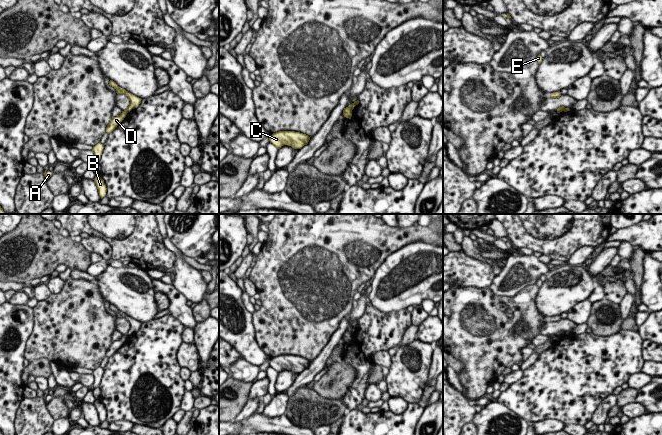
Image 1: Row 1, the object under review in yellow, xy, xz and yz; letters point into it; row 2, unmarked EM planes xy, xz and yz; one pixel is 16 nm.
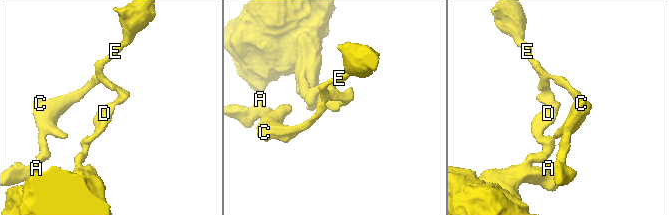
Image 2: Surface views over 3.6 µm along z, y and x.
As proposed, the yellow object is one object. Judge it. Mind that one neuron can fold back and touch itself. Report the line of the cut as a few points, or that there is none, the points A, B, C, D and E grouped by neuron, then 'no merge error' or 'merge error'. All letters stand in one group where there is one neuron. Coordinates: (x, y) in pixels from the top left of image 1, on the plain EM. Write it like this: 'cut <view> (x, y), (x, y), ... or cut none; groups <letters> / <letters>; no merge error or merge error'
cut yz (565, 332), (557, 335); groups A C E / B D; merge error

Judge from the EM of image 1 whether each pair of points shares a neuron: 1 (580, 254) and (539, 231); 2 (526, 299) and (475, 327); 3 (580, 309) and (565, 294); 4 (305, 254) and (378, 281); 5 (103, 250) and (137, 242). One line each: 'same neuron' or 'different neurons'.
1: different neurons
2: same neuron
3: different neurons
4: different neurons
5: different neurons

